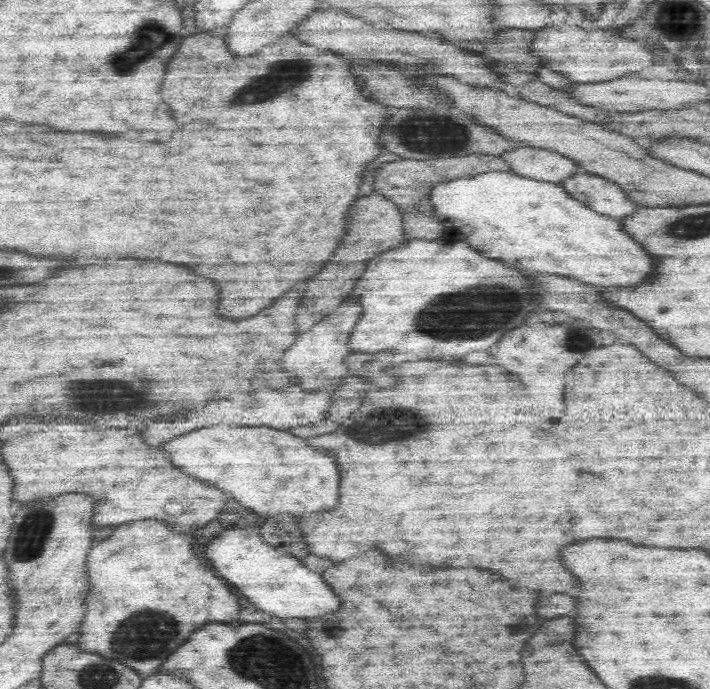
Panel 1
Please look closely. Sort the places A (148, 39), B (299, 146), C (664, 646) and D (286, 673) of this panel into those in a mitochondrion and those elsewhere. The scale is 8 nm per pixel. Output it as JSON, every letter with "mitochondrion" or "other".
{"A":"mitochondrion","B":"other","C":"other","D":"mitochondrion"}

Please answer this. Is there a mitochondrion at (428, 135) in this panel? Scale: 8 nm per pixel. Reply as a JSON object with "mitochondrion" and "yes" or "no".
{"mitochondrion":"yes"}

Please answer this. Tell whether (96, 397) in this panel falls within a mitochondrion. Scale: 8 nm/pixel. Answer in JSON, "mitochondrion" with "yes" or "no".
{"mitochondrion":"yes"}

